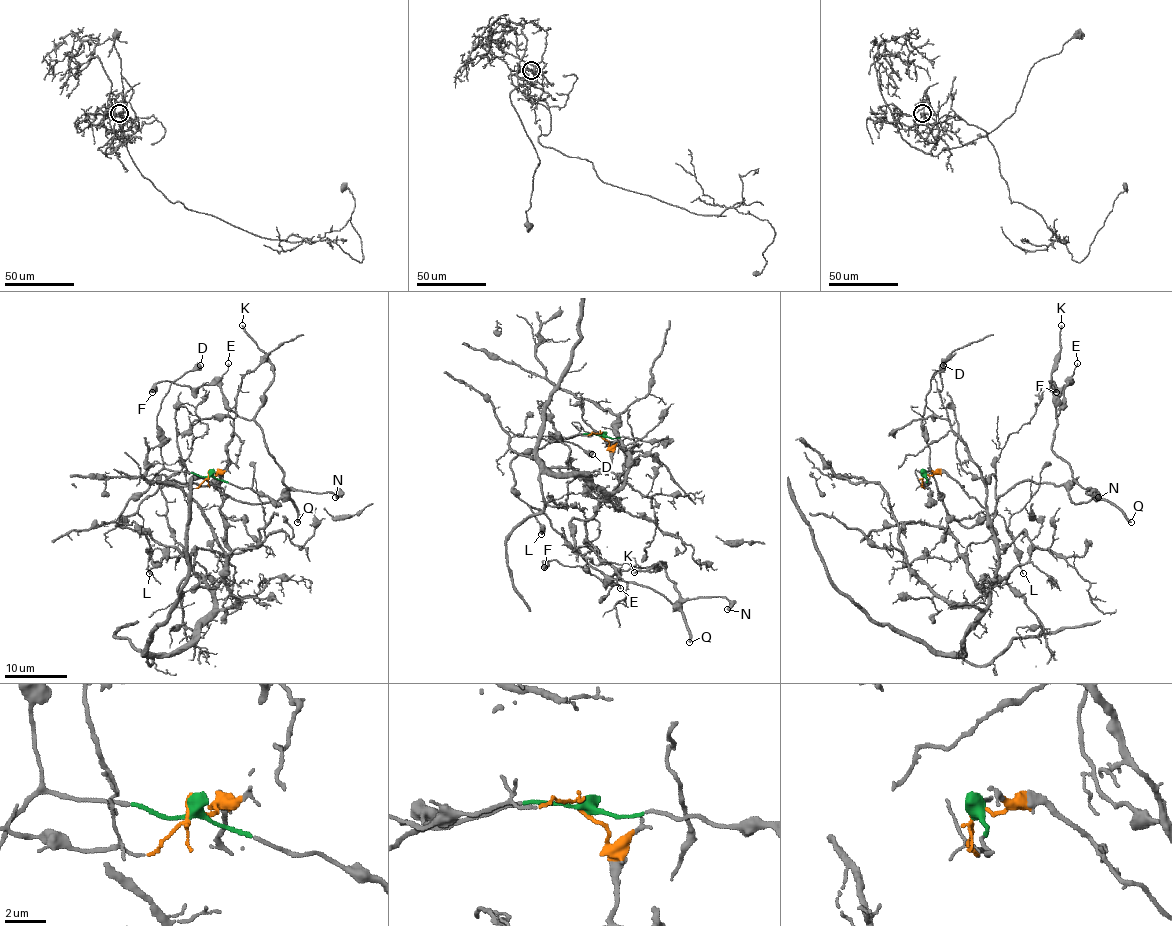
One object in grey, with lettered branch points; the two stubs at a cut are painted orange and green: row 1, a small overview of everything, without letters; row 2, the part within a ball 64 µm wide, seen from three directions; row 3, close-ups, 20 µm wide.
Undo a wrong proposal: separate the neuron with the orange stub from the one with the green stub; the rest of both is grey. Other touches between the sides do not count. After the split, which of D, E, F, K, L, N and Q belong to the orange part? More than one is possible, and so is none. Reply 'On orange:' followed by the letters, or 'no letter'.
On orange: no letter

